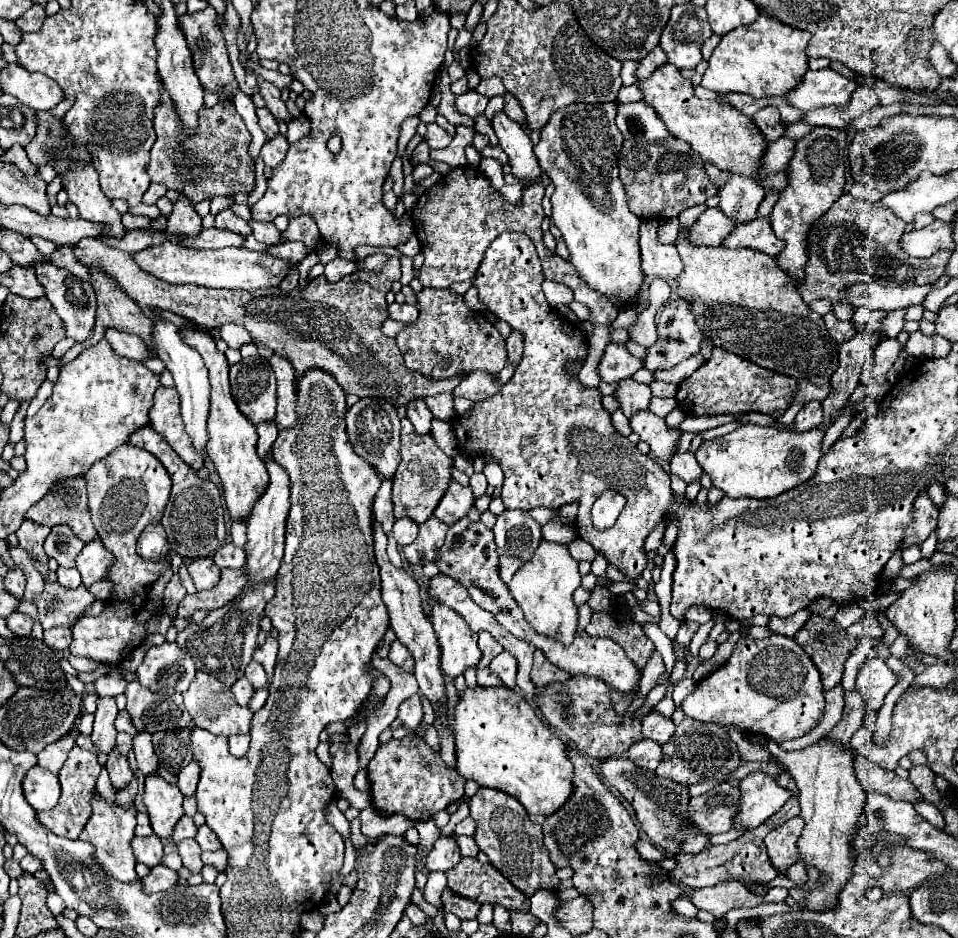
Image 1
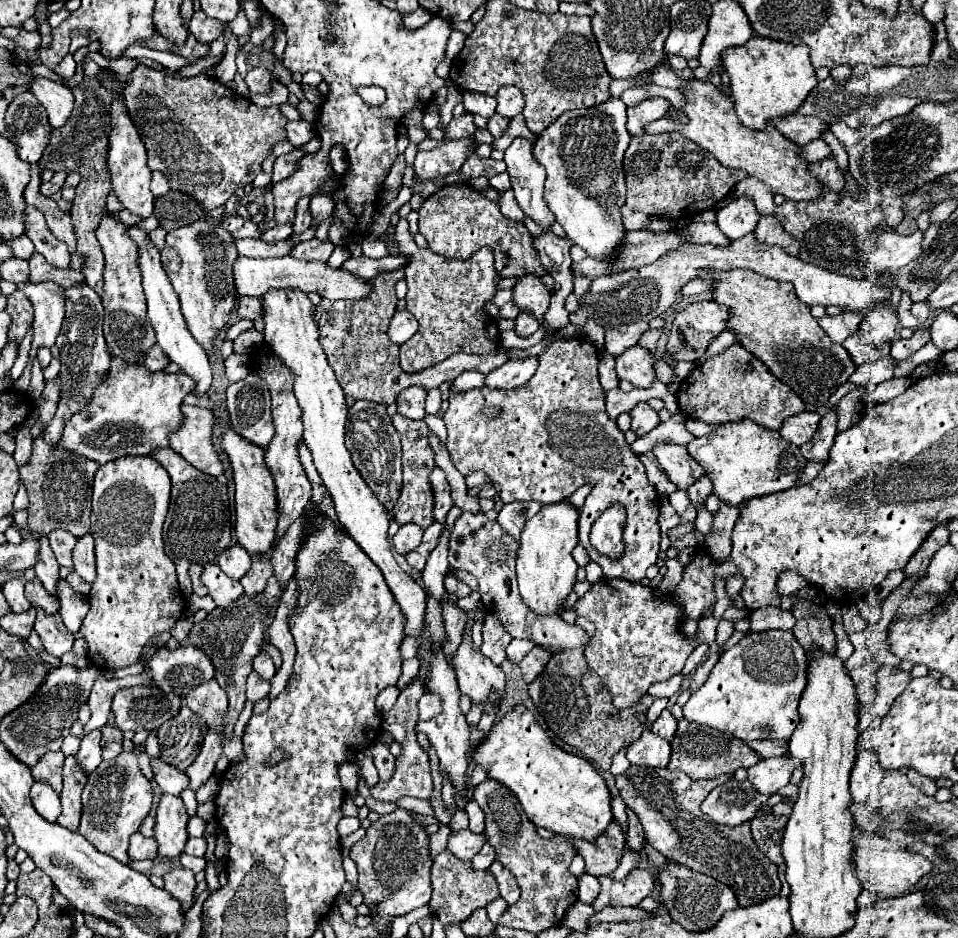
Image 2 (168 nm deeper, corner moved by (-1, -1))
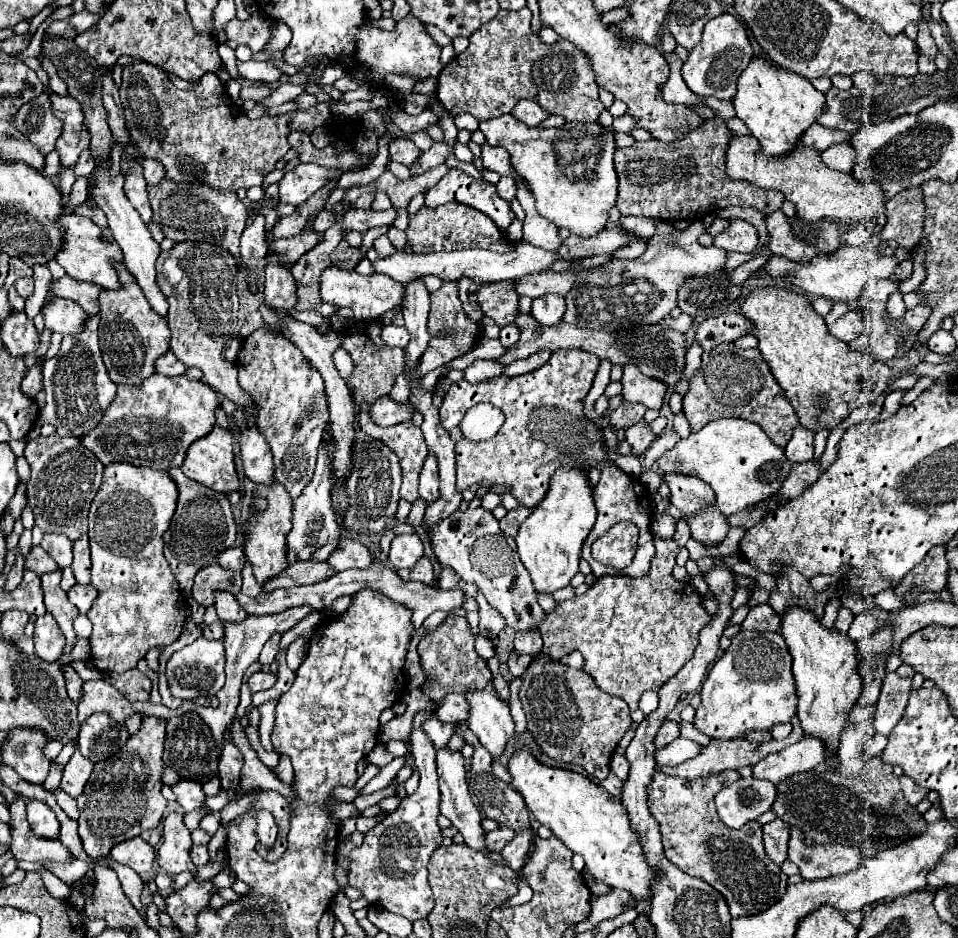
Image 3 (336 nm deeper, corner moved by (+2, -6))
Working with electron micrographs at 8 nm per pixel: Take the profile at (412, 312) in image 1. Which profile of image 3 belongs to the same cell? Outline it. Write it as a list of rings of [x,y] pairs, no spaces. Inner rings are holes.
[[[385,325],[381,331],[381,339],[389,345],[389,347],[401,347],[405,349],[409,345],[409,331],[405,327],[397,327],[397,325]]]

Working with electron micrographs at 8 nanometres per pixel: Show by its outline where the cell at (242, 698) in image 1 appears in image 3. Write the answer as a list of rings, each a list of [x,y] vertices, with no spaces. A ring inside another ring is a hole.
[[[257,671],[249,677],[249,689],[251,693],[259,693],[259,691],[265,691],[265,689],[271,689],[275,685],[277,677],[273,673],[265,673],[265,671]]]

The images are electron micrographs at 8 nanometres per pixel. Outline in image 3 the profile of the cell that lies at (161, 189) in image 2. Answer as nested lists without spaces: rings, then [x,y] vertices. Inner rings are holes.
[[[147,159],[147,161],[143,161],[143,169],[145,169],[145,179],[147,179],[147,185],[161,183],[161,179],[165,177],[165,171],[163,171],[163,167],[161,167],[161,163],[159,163],[159,161]]]

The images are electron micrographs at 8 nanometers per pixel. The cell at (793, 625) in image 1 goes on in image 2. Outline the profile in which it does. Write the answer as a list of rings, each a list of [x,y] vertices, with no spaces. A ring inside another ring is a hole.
[[[768,606],[768,608],[760,608],[760,610],[752,610],[750,616],[750,630],[752,632],[764,632],[764,630],[792,630],[794,626],[794,618],[790,610],[784,610],[780,606]]]

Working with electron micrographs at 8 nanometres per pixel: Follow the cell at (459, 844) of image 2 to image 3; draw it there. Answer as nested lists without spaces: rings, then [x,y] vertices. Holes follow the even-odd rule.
[[[501,827],[501,829],[485,833],[485,845],[489,847],[489,851],[501,851],[513,837],[515,837],[515,833],[511,829]]]

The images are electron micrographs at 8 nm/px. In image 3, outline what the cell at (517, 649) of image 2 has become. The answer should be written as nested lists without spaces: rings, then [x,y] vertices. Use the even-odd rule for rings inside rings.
[[[537,629],[515,635],[515,651],[521,655],[535,657],[541,653],[541,647],[543,647],[543,641],[541,641],[541,635]]]

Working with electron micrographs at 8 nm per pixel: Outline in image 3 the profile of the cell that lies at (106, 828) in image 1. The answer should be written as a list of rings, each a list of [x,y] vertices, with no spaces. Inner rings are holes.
[[[145,717],[141,723],[141,729],[127,739],[127,743],[119,749],[119,753],[115,753],[113,757],[97,763],[93,767],[93,773],[89,777],[89,783],[85,785],[85,791],[77,797],[77,805],[79,805],[79,837],[83,841],[83,847],[87,851],[87,855],[91,859],[99,859],[109,855],[109,851],[125,841],[125,839],[133,839],[135,835],[139,835],[141,831],[147,829],[155,829],[163,817],[165,811],[165,797],[161,795],[161,773],[165,769],[161,755],[163,755],[163,741],[165,741],[165,719],[157,719],[157,717]]]

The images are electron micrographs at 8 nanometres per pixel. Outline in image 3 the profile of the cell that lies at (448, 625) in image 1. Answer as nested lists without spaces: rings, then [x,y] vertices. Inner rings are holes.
[[[493,679],[481,691],[465,691],[465,699],[469,703],[467,727],[481,739],[481,745],[493,757],[499,757],[505,743],[515,733],[509,705],[499,697]]]

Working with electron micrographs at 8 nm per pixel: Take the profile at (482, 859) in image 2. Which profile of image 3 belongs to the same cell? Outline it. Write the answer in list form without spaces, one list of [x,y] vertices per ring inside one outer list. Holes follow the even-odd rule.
[[[523,831],[513,841],[509,841],[507,847],[501,849],[501,857],[507,864],[511,865],[514,871],[519,872],[521,867],[525,865],[527,855],[531,851],[531,845],[533,845],[533,833]]]

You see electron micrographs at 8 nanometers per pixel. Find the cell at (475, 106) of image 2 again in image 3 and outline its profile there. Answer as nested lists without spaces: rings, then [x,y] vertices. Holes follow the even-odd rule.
[[[501,115],[497,119],[481,121],[479,129],[485,133],[489,145],[501,145],[509,151],[513,169],[527,181],[529,189],[535,195],[537,211],[545,219],[549,219],[557,227],[569,229],[571,235],[577,235],[581,239],[591,239],[593,235],[599,235],[605,229],[609,221],[609,209],[617,201],[617,175],[613,167],[613,155],[617,145],[613,129],[605,131],[599,121],[593,123],[567,121],[557,129],[539,129],[539,127],[525,127],[511,115]]]

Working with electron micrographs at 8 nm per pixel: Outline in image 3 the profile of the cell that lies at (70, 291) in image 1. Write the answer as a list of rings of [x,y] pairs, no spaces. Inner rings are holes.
[[[89,317],[85,323],[85,331],[77,335],[65,335],[61,341],[59,353],[43,363],[43,383],[47,391],[47,405],[39,413],[39,423],[51,423],[55,427],[55,435],[85,435],[91,431],[103,417],[107,405],[115,397],[117,385],[109,379],[107,369],[101,359],[99,337],[97,337],[99,317]]]

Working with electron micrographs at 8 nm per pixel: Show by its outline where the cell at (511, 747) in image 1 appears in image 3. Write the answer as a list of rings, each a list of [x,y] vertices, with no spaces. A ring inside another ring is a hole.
[[[525,745],[513,751],[507,771],[511,775],[511,785],[523,795],[535,819],[551,829],[565,847],[583,855],[585,869],[599,883],[625,889],[635,899],[647,899],[651,895],[649,885],[655,875],[643,859],[639,839],[629,827],[627,809],[619,799],[579,773],[539,763]]]

